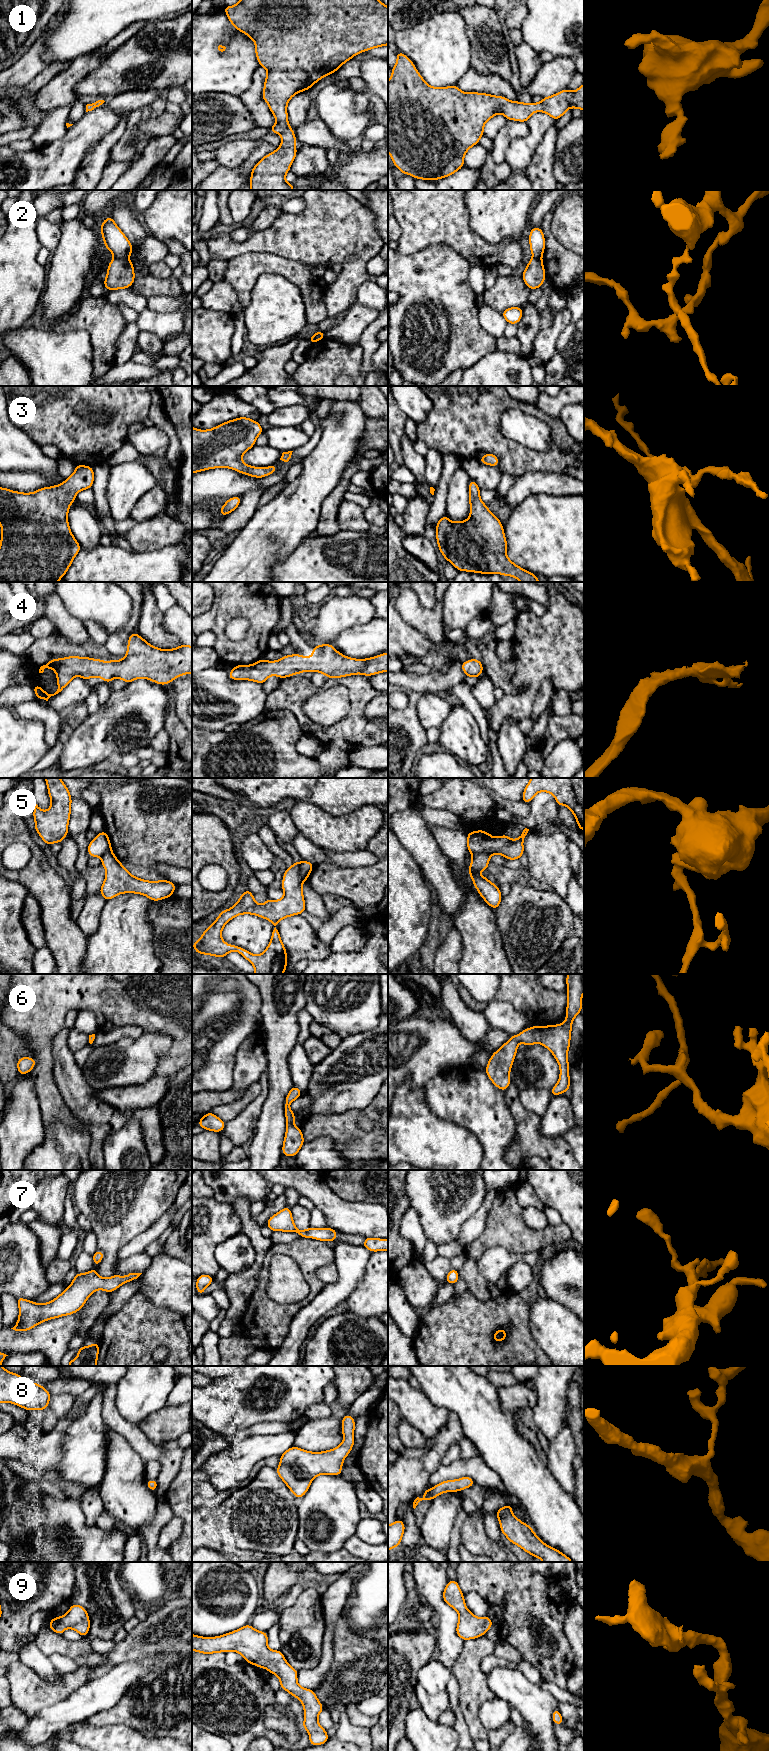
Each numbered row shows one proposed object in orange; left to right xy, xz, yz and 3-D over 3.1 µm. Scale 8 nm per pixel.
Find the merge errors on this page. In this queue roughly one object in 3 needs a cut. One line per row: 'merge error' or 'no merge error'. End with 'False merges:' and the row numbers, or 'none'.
1: no merge error
2: merge error
3: no merge error
4: no merge error
5: merge error
6: no merge error
7: no merge error
8: no merge error
9: no merge error
False merges: 2, 5

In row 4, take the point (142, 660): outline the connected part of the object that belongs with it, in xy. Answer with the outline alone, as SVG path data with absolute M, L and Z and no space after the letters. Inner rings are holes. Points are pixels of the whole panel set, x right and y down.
M137 634L128 638L127 654L119 661L84 658L72 655L70 657L52 659L41 666L39 673L45 668L56 672L58 689L54 694L45 692L40 685L32 685L36 698L48 701L51 696L61 692L75 676L85 681L90 677L101 677L110 683L114 678L120 678L130 683L138 678L146 678L160 685L173 682L177 676L192 674L192 646L181 644L173 649L160 649L150 645Z

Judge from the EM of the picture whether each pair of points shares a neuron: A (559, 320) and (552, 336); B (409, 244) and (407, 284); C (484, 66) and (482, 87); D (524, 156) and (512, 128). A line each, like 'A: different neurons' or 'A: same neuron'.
A: same neuron
B: different neurons
C: different neurons
D: different neurons

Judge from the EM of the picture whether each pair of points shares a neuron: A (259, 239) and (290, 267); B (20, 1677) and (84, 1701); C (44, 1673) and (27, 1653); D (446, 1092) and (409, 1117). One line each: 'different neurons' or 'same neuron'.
A: different neurons
B: different neurons
C: same neuron
D: different neurons

